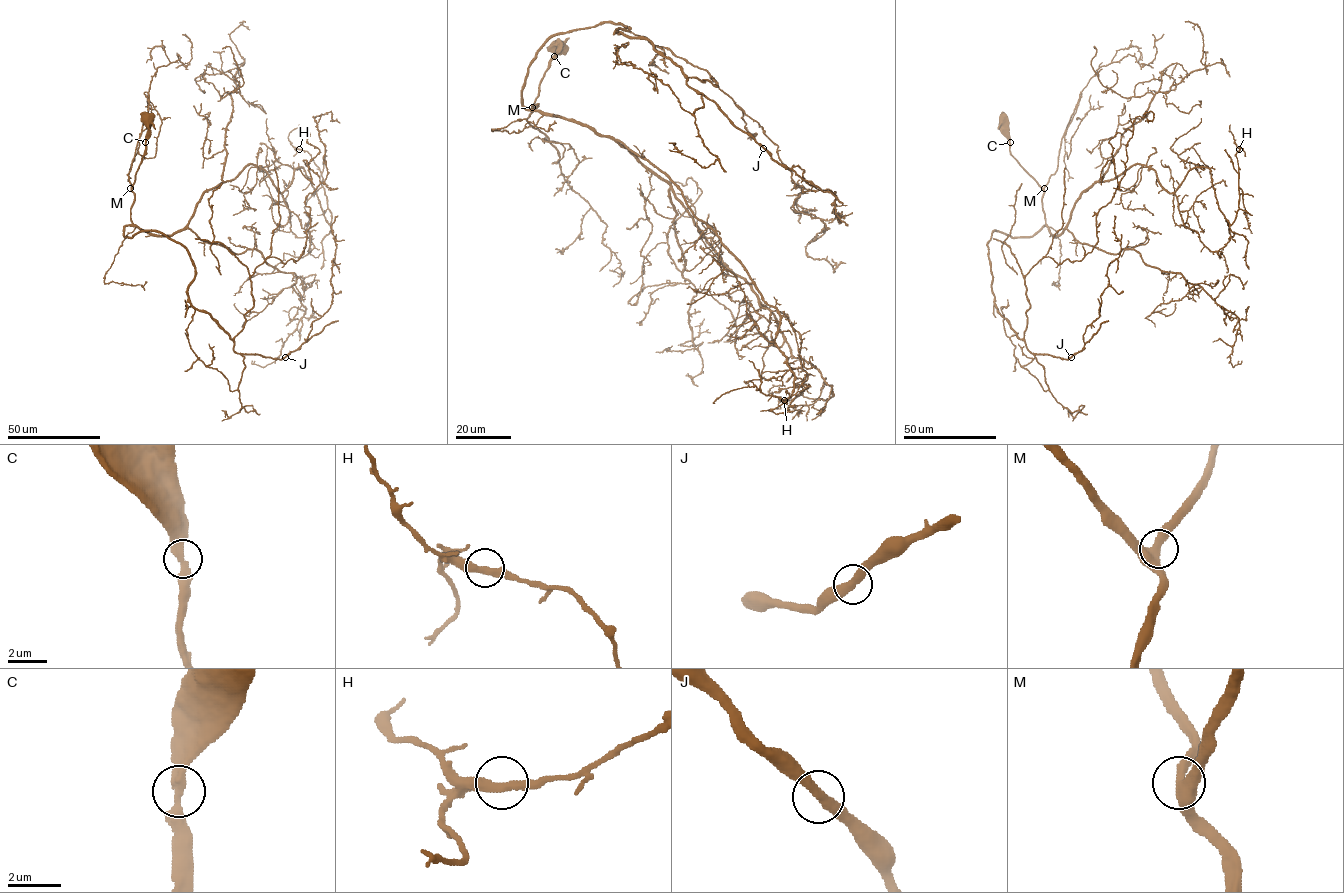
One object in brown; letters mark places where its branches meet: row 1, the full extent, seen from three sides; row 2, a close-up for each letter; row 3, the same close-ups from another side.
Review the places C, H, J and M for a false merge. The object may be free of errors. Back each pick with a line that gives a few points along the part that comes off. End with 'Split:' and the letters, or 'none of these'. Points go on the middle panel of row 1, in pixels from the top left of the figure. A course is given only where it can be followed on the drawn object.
Split: none of these

